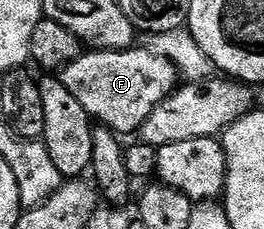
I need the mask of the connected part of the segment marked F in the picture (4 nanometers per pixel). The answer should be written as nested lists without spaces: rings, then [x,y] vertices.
[[[141,45],[125,51],[87,50],[60,72],[64,89],[84,105],[91,120],[119,137],[127,137],[133,131],[135,134],[148,113],[177,88],[179,77],[177,67],[167,54],[160,55]]]

